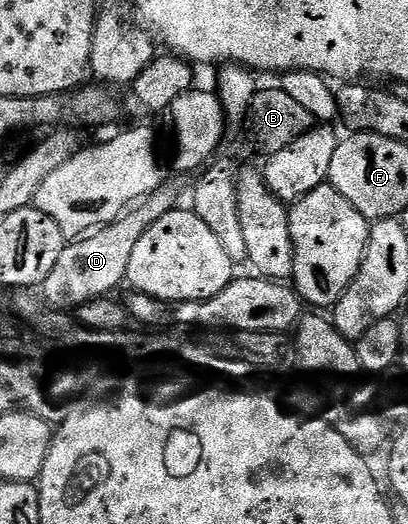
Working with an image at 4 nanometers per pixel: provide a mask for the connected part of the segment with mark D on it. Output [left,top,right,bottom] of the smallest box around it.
[43,184,178,311]

